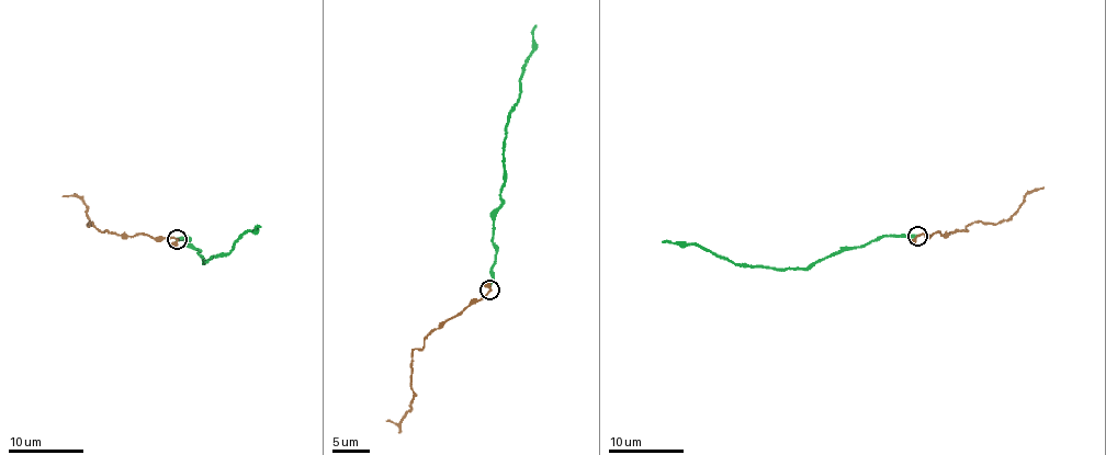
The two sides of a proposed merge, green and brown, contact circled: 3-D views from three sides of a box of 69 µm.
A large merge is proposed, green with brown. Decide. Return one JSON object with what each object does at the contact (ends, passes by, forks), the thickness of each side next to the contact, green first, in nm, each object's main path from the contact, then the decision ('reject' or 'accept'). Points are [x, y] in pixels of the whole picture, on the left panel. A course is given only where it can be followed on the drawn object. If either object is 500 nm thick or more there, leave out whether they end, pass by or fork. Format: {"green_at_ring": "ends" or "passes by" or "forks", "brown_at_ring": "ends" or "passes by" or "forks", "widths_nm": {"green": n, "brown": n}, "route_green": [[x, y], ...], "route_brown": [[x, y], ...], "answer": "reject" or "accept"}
{"green_at_ring": "ends", "brown_at_ring": "passes by", "widths_nm": {"green": 260, "brown": 200}, "route_green": [[177, 238], [188, 236], [187, 243], [199, 250], [203, 262], [225, 254], [247, 230], [261, 226]], "route_brown": [[177, 238], [103, 232], [92, 223], [88, 226], [85, 202], [74, 195], [63, 196]], "answer": "reject"}

